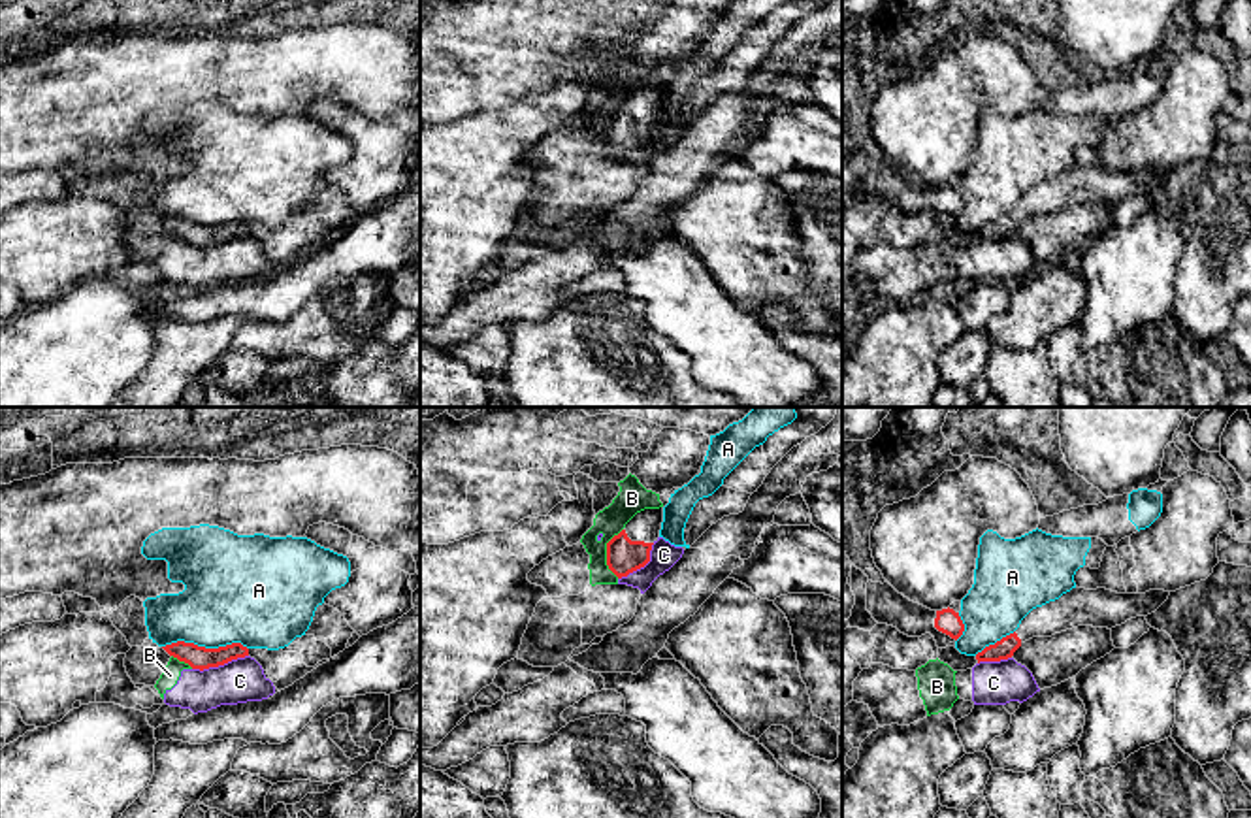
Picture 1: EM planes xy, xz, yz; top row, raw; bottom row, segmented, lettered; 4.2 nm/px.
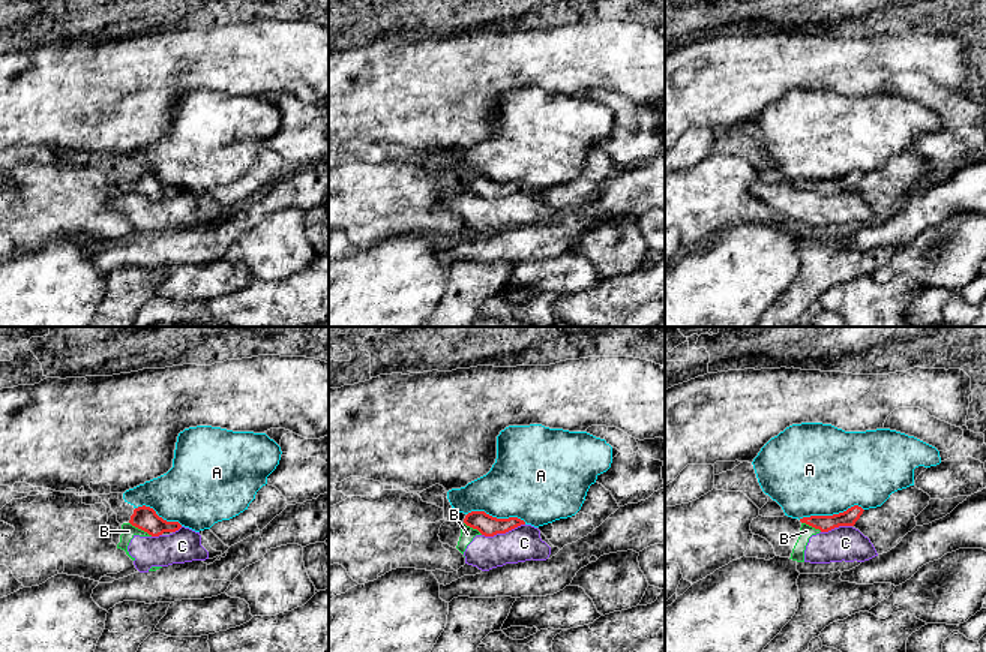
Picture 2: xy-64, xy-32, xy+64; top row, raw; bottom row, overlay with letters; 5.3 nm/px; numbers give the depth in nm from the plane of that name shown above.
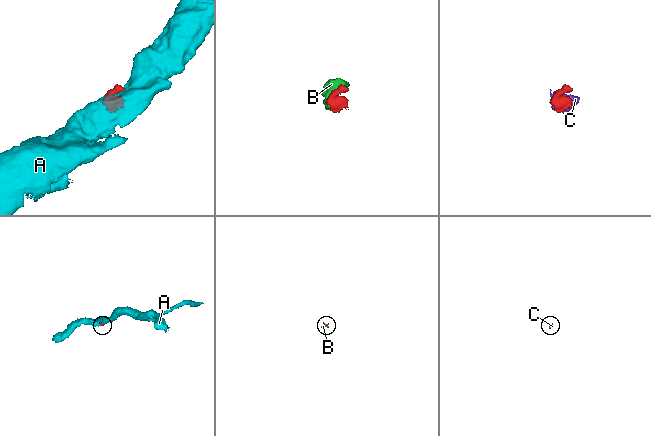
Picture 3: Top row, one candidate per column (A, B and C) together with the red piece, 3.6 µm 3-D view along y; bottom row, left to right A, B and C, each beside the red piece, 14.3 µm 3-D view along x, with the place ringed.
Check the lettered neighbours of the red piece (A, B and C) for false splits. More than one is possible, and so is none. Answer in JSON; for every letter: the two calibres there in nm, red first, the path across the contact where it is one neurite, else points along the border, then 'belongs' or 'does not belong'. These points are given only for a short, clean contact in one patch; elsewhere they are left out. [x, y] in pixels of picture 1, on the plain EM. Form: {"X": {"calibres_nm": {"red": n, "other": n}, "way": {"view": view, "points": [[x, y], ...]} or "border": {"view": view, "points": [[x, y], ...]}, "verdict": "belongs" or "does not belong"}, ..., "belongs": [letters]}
{"A": {"calibres_nm": {"red": 100, "other": 400}, "border": {"view": "xy", "points": [[162, 223], [178, 219], [206, 225], [242, 221], [247, 227]]}, "verdict": "does not belong"}, "B": {"calibres_nm": {"red": 150, "other": 120}, "border": {"view": "xz", "points": [[622, 106], [607, 121], [607, 146], [617, 155]]}, "verdict": "does not belong"}, "C": {"calibres_nm": {"red": 100, "other": 190}, "border": {"view": "xy", "points": [[247, 232], [217, 244], [193, 247]]}, "verdict": "does not belong"}, "belongs": []}

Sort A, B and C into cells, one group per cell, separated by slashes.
A / B C

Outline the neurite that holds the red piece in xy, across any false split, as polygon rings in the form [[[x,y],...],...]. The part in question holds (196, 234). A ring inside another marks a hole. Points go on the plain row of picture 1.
[[[177,219],[171,222],[162,224],[170,234],[177,236],[179,239],[188,241],[192,247],[209,247],[224,243],[232,237],[249,234],[249,226],[241,221],[232,221],[219,226],[205,226],[194,221]]]

